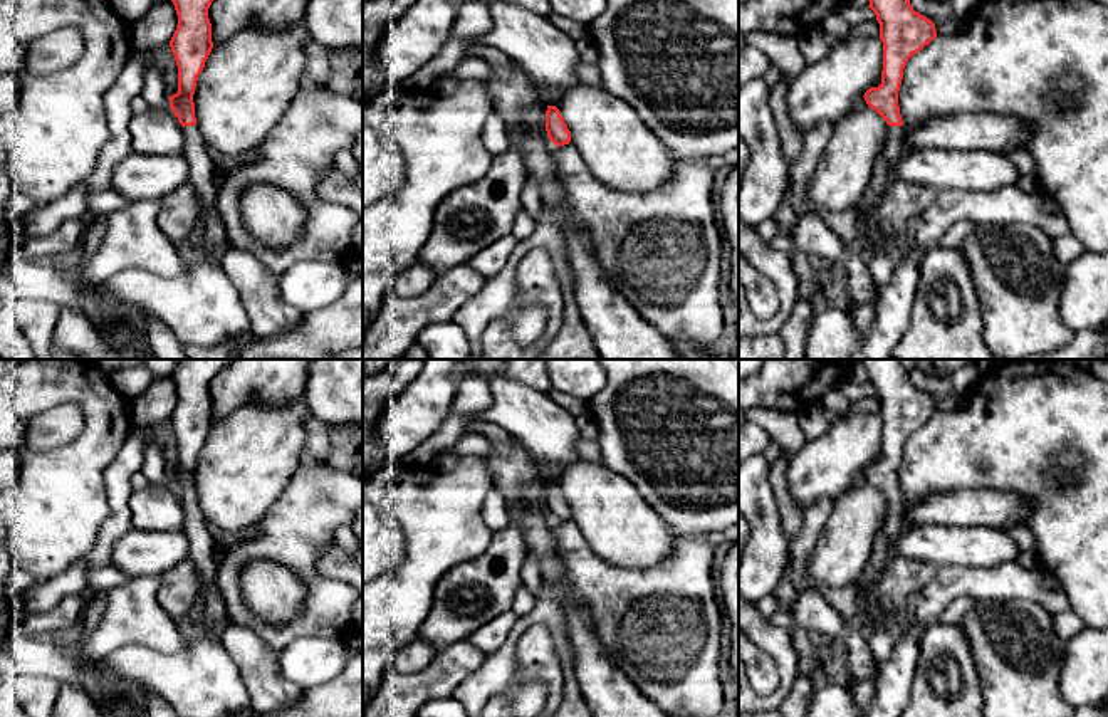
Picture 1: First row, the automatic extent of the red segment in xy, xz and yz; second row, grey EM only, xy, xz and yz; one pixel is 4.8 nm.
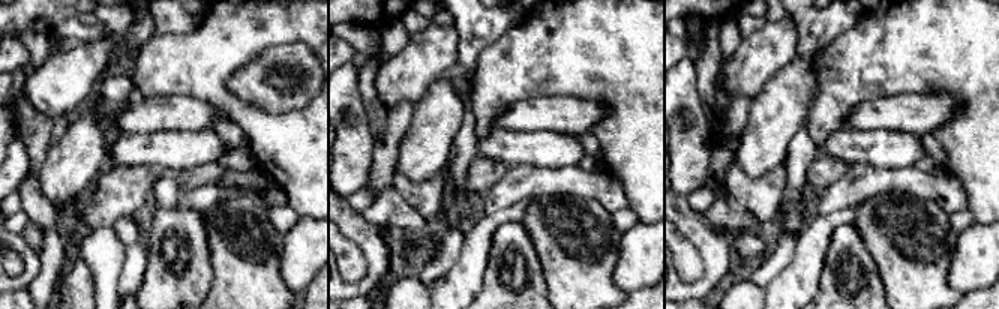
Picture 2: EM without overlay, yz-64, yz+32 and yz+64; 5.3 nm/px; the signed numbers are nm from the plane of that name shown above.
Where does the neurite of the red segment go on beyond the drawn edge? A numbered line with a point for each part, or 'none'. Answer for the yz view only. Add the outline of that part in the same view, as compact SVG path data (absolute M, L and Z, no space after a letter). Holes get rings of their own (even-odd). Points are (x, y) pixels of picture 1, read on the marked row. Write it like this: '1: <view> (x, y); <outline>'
1: yz (893, 148); M888 126L886 144L881 151L886 166L896 166L903 149L903 126Z

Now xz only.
none

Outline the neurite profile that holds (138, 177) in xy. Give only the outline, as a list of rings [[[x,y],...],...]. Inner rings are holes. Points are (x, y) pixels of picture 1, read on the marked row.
[[[129,153],[121,160],[111,180],[111,188],[129,201],[159,201],[185,185],[190,166],[183,153],[143,154]]]

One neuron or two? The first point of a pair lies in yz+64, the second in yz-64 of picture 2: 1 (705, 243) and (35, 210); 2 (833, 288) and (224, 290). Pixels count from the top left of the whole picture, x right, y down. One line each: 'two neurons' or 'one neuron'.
1: two neurons
2: two neurons

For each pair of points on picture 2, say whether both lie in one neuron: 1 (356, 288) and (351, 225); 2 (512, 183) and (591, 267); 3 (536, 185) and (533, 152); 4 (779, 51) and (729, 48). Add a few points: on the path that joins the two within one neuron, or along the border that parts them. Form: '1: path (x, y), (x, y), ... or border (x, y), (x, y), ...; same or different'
1: path (372, 276), (374, 248), (368, 242); same
2: border (569, 194), (545, 194), (534, 198); different
3: border (569, 164), (560, 167), (509, 167); different
4: border (743, 39), (731, 56); different

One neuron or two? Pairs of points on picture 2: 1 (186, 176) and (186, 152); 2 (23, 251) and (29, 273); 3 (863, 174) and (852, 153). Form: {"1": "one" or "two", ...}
{"1": "two", "2": "one", "3": "two"}

